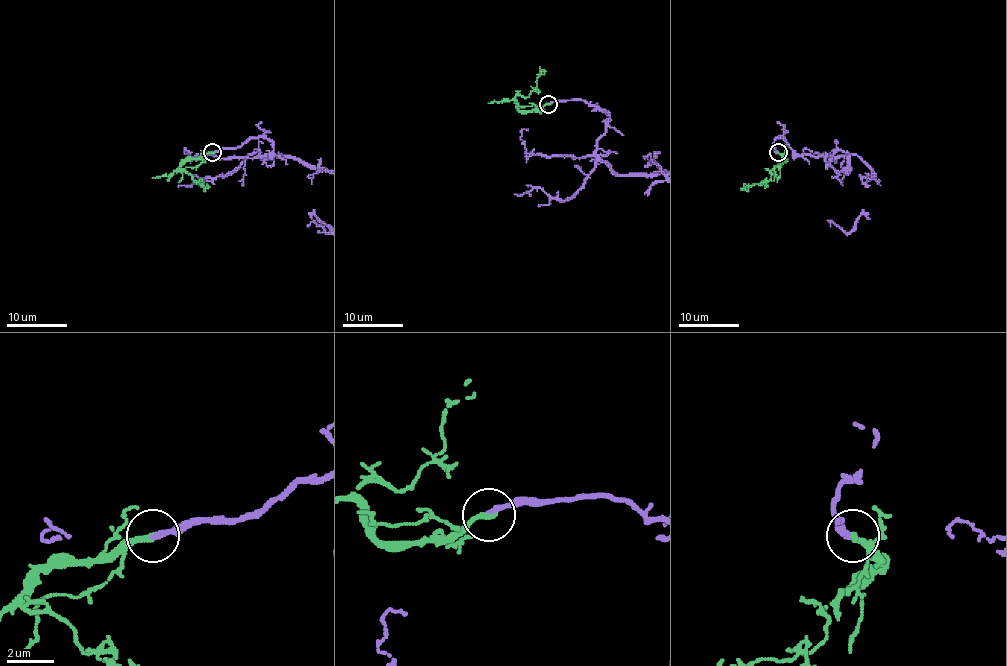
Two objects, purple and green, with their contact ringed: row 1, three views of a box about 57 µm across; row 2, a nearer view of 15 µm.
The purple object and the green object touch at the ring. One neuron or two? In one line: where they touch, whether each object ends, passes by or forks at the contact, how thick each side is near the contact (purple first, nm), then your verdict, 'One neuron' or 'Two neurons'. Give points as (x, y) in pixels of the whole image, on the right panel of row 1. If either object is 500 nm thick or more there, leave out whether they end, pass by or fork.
Place: (778, 152). At the ring purple ends. At the ring green ends. Thickness 240 nm (purple) against 300 nm. One neuron

